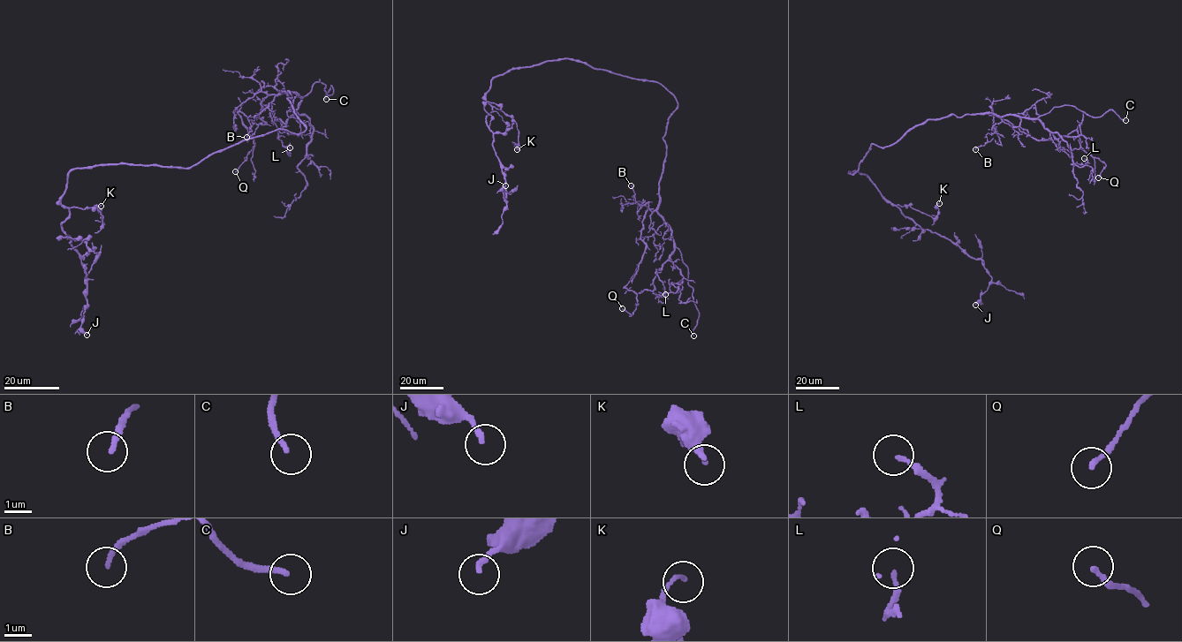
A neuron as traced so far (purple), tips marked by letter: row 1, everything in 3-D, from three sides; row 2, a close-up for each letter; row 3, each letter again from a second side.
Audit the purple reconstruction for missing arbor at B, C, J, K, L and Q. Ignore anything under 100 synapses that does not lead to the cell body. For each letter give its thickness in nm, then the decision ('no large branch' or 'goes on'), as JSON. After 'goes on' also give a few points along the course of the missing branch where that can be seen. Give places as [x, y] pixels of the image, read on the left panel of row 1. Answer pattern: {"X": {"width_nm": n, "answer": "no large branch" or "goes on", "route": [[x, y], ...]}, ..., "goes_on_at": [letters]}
{"B": {"width_nm": 170, "answer": "no large branch"}, "C": {"width_nm": 180, "answer": "goes on", "route": [[326, 99], [337, 110], [348, 117], [348, 120]]}, "J": {"width_nm": 180, "answer": "no large branch"}, "K": {"width_nm": 130, "answer": "no large branch"}, "L": {"width_nm": 160, "answer": "no large branch"}, "Q": {"width_nm": 180, "answer": "no large branch"}, "goes_on_at": ["C"]}

